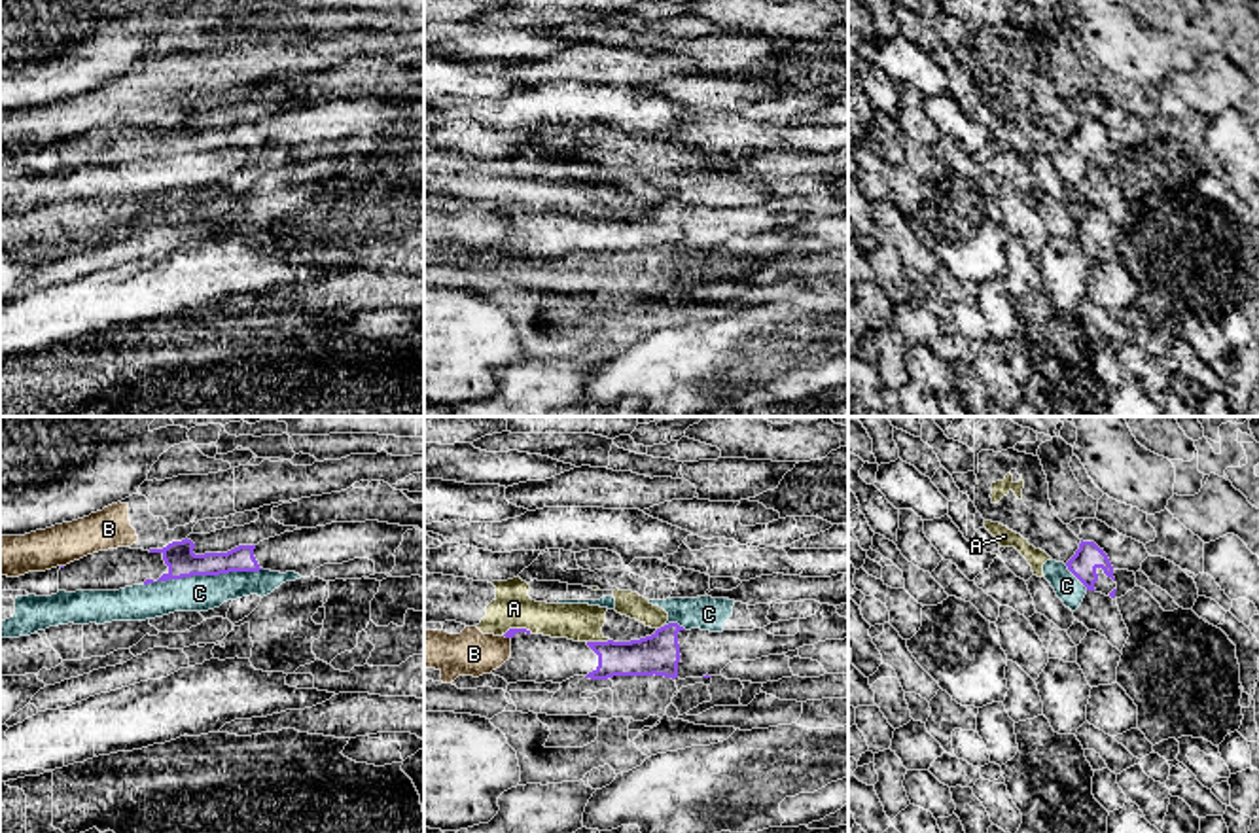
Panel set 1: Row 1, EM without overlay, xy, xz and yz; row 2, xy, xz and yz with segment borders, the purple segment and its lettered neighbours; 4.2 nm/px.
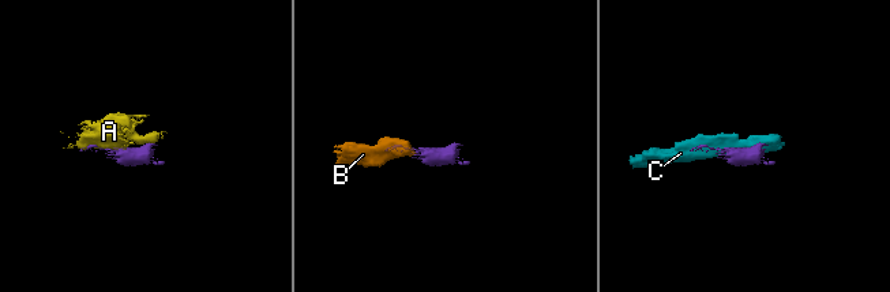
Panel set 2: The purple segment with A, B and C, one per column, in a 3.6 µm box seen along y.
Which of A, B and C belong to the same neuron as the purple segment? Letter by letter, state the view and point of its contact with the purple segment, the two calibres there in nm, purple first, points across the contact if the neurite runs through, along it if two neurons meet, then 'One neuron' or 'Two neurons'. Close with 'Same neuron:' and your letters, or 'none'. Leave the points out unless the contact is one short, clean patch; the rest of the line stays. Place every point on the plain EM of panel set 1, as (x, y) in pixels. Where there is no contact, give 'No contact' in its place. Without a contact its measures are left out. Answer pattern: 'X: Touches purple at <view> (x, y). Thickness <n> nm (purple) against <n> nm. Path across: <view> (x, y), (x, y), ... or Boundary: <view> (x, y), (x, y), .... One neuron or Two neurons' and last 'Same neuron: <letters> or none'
A: Touches purple at xz (597, 218). Thickness 160 nm (purple) against 160 nm. Two neurons
B: Touches purple at xz (506, 212). Thickness 40 nm (purple) against 190 nm. Boundary: xz (502, 211), (510, 214). Two neurons
C: Touches purple at xy (203, 150). Thickness 130 nm (purple) against 160 nm. Two neurons
Same neuron: none

